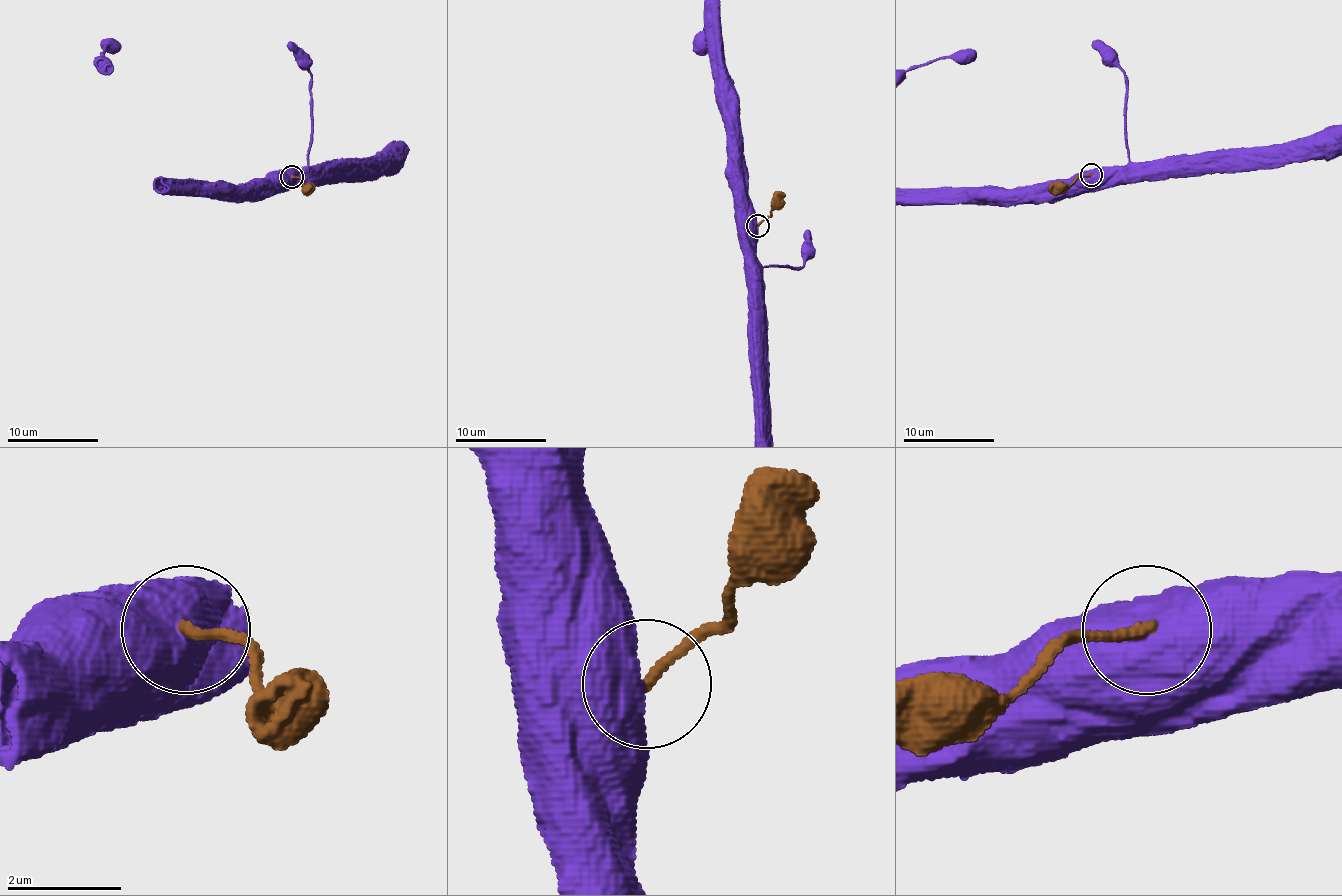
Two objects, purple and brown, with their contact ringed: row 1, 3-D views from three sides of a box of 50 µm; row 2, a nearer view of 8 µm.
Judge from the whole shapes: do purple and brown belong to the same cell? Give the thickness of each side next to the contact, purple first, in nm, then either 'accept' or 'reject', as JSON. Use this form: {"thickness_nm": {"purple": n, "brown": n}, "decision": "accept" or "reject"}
{"thickness_nm": {"purple": 750, "brown": 170}, "decision": "reject"}

